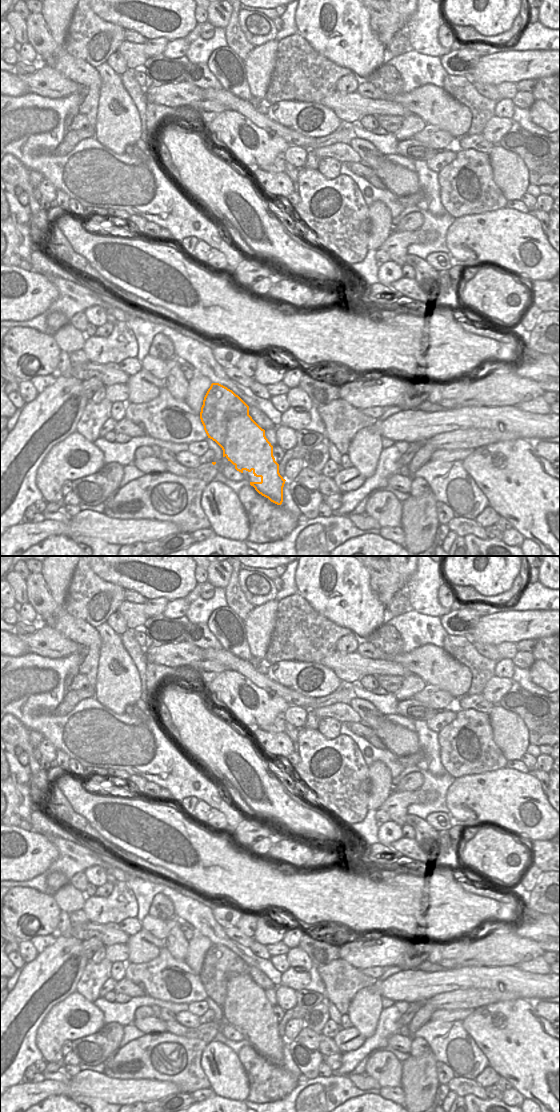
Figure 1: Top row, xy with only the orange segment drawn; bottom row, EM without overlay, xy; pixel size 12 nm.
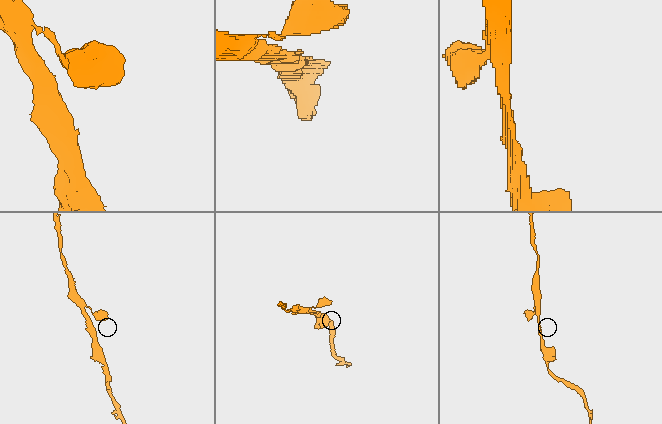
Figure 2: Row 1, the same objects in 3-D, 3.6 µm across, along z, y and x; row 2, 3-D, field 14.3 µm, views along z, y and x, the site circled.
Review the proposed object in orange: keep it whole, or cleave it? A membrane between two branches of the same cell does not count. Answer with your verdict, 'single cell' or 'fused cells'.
fused cells

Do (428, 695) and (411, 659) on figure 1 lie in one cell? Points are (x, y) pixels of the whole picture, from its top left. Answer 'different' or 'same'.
different

